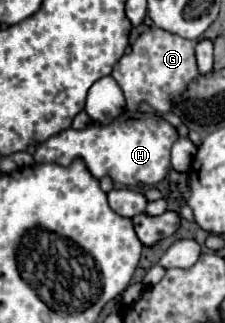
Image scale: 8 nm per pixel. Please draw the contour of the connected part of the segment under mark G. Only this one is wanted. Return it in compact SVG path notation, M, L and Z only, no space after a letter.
M151 28L133 42L133 52L125 54L121 62L115 64L111 76L121 86L129 110L135 110L139 102L147 102L159 114L167 114L171 108L171 98L181 94L187 84L199 76L193 42L161 28Z

